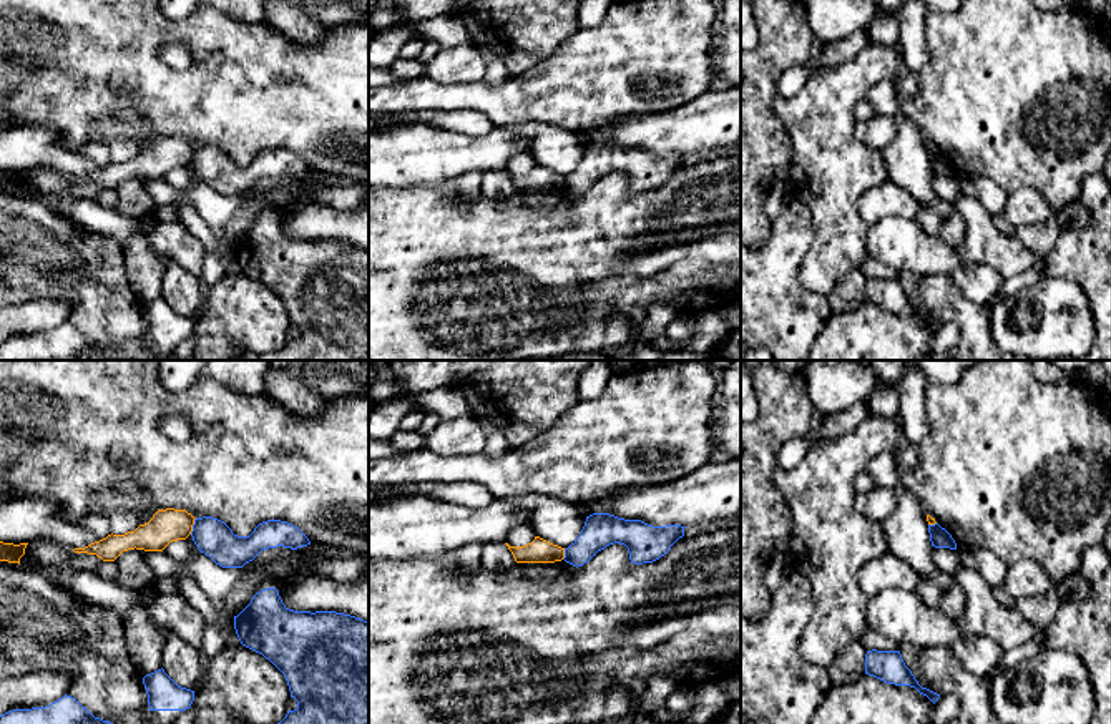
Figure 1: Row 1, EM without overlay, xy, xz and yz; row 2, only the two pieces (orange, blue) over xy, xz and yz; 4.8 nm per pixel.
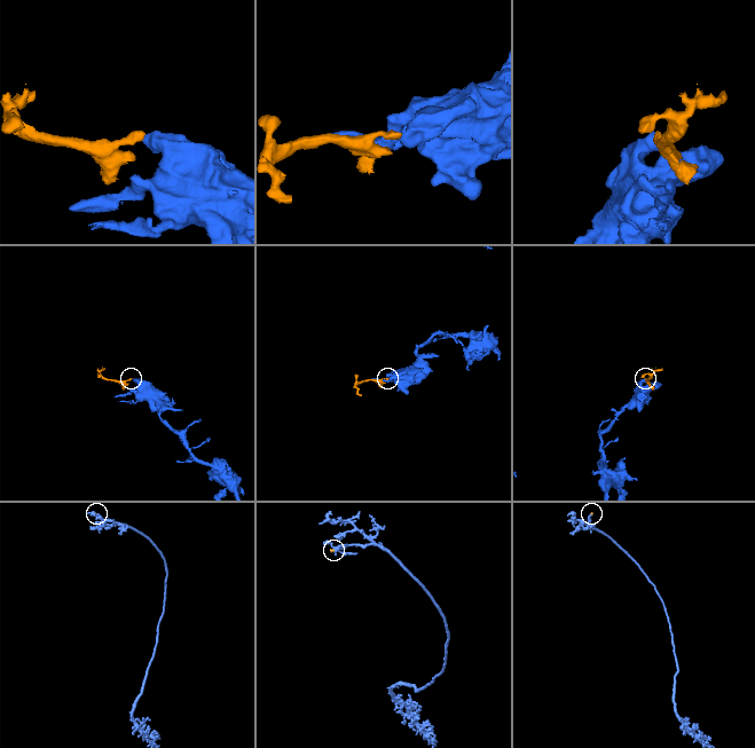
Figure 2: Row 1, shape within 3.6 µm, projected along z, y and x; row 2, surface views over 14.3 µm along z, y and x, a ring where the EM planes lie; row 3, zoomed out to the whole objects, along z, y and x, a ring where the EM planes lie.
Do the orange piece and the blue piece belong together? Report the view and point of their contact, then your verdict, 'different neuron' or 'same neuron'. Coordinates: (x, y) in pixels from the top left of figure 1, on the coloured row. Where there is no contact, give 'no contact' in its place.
xy (191, 527) | different neuron

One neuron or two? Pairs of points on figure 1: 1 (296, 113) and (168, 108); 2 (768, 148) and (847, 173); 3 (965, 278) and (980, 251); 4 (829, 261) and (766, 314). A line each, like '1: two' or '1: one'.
1: one
2: two
3: two
4: two

